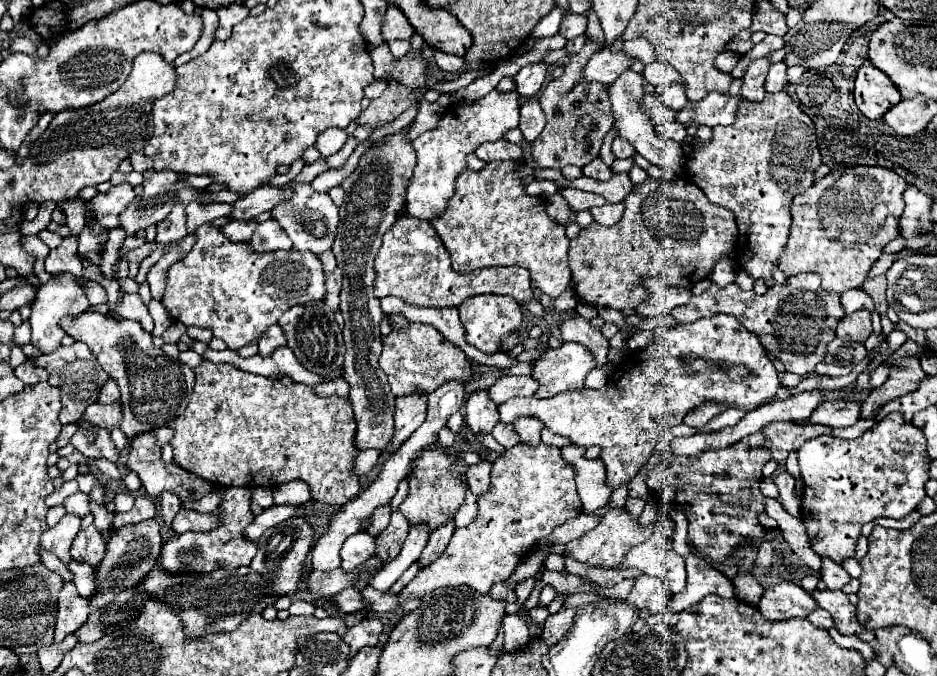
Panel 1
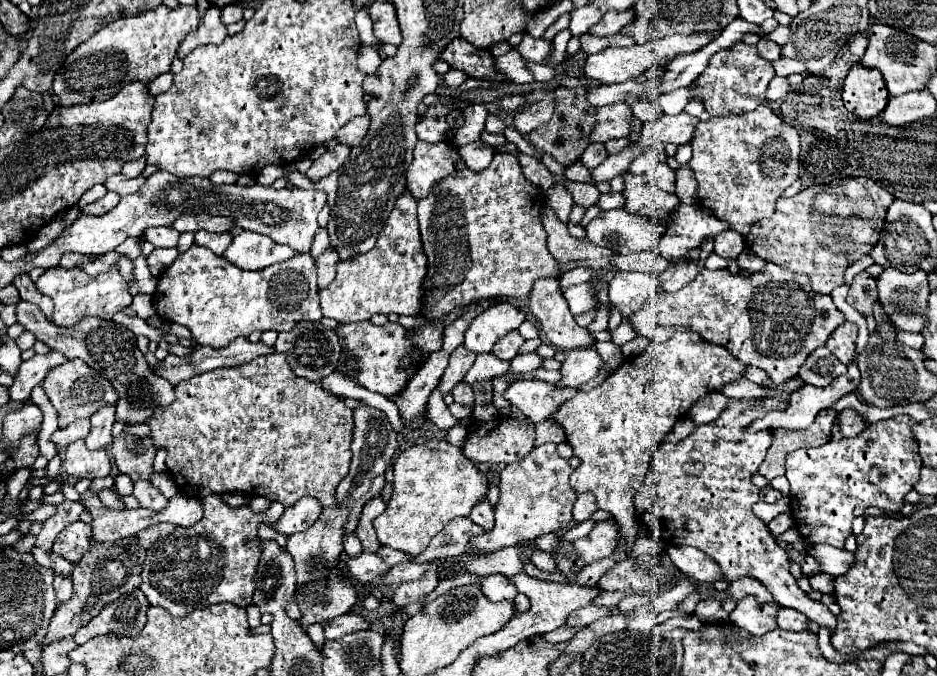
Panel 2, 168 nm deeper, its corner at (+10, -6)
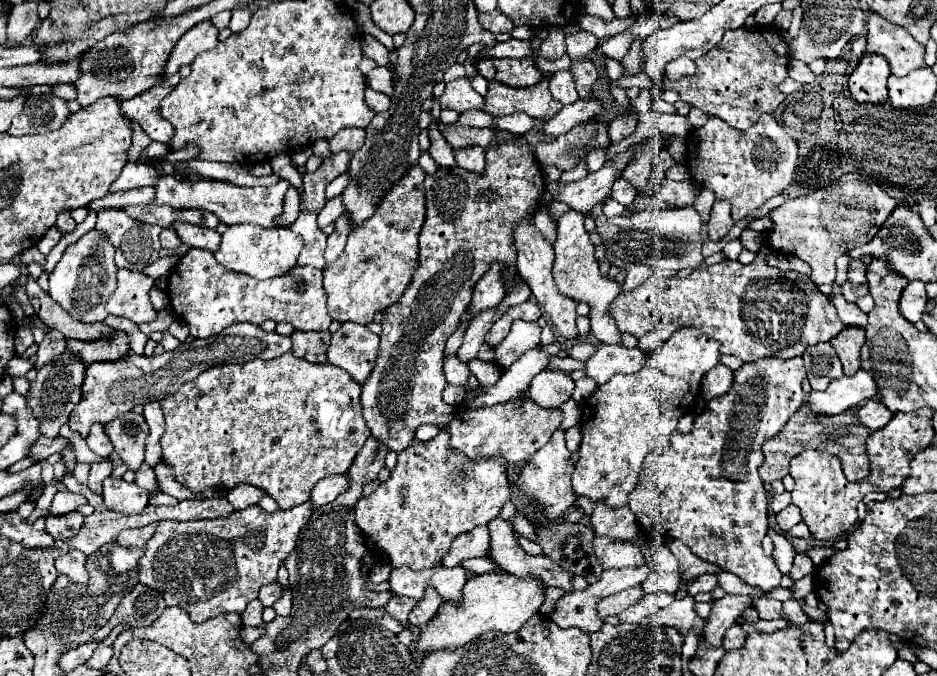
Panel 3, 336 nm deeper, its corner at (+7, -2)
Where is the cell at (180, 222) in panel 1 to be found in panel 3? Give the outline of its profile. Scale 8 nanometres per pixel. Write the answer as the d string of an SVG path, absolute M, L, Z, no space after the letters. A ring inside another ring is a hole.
M163 229L161 231L161 247L165 249L177 249L181 245L181 239L177 237L175 229Z

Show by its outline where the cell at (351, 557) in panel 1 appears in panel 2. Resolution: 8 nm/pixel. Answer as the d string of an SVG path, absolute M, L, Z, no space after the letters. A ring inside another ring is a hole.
M362 553L358 557L350 557L346 567L354 579L358 579L362 583L370 583L370 581L374 581L374 577L382 577L382 573L386 573L388 565L376 553Z

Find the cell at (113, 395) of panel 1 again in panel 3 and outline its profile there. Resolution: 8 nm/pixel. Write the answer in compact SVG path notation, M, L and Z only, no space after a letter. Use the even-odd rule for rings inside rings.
M95 423L91 427L91 431L87 435L87 445L99 457L109 457L113 453L113 445L111 445L111 439L105 435L105 425L103 423Z

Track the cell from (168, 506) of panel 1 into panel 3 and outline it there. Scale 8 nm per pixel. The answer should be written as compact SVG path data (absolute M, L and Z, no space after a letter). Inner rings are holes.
M143 463L143 465L137 469L137 473L135 473L135 483L137 483L141 489L149 491L149 493L155 493L155 491L159 489L157 477L155 477L153 469L151 469L147 463Z

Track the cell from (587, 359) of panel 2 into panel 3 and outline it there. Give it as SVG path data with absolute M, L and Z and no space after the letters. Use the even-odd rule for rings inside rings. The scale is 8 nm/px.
M597 343L595 353L585 361L585 373L597 385L607 383L615 373L637 373L645 363L641 349L627 349L623 345Z

